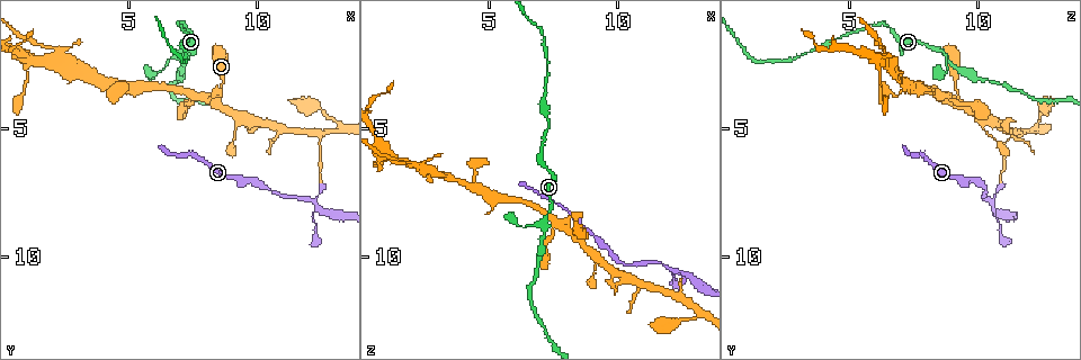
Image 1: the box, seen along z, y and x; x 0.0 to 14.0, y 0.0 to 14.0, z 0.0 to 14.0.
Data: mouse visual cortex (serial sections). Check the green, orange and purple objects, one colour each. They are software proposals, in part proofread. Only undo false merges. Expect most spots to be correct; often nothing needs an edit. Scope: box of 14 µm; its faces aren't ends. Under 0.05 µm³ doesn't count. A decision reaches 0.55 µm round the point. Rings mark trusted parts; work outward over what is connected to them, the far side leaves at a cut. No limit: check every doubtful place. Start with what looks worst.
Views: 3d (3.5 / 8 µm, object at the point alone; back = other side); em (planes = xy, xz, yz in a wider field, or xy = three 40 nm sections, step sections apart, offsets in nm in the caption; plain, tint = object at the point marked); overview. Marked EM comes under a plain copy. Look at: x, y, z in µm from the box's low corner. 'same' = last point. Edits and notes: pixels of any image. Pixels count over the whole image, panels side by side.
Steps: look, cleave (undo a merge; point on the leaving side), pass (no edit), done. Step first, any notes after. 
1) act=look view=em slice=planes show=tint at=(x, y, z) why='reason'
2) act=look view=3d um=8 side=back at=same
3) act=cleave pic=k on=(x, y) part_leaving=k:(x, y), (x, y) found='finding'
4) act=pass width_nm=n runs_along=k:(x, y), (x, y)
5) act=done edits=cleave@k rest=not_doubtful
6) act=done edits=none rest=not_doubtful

act=look view=3d um=8 side=back at=(12.3, 7.9, 10.7) why='branch point'

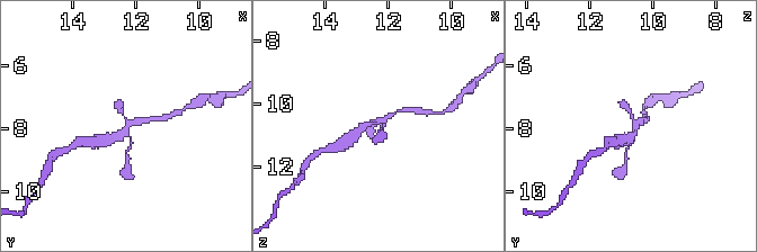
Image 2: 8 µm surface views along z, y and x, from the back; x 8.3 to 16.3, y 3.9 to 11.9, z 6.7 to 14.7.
act=look view=3d um=3.5 at=(12.3, 8.0, 10.5)

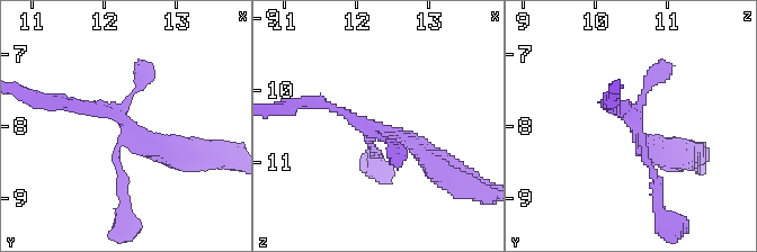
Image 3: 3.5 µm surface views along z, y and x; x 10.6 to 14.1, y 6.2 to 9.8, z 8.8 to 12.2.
act=look view=em slice=xy step=1 show=tint at=(12.30, 8.00, 10.60)

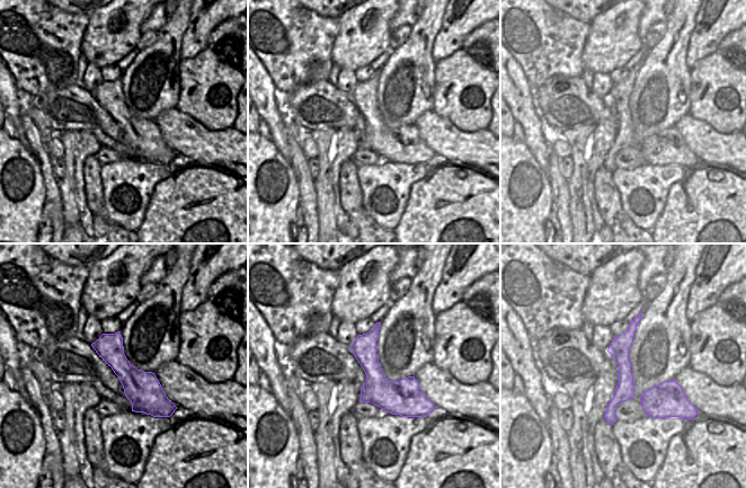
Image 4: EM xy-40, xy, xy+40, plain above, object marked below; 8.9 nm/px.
act=pass width_nm=260 runs_along=4:(636, 321), (611, 420) found='all the same cell'

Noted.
act=look view=3d um=3.5 at=(2.4, 2.4, 6.6) why='side arm on a straight run'

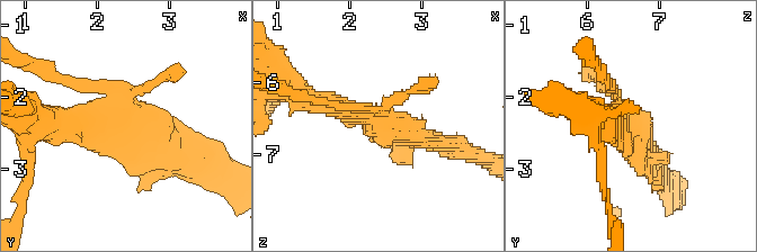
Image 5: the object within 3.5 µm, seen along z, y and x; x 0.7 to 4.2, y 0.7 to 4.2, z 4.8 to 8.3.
act=look view=em slice=xy step=3 show=tint at=(2.45, 2.35, 6.60) why='shape alone is not enough'

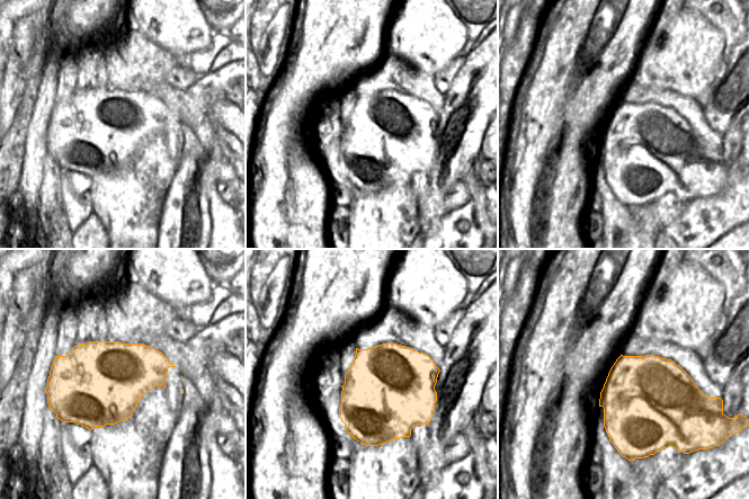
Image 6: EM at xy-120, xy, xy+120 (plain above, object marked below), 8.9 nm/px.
act=cleave pic=5 on=(69, 80) found='a second cell is stuck on'

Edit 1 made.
act=look view=em slice=planes show=tint at=(7.1, 2.0, 8.7) why='a narrow waist'

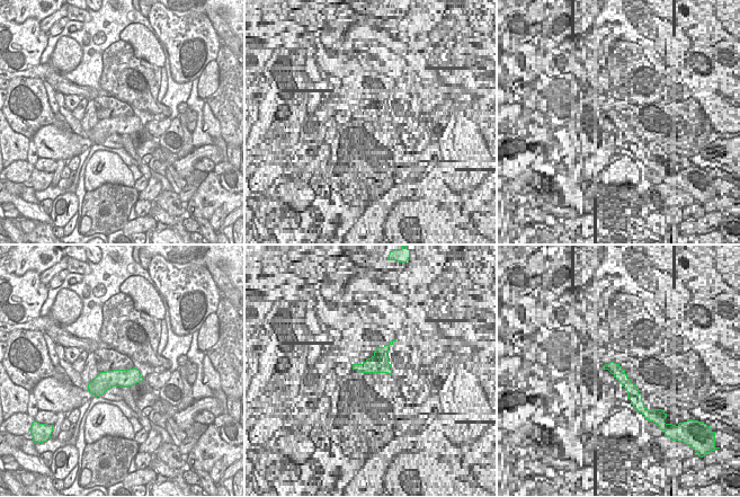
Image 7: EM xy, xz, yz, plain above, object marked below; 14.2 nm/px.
act=look view=3d um=3.5 at=same

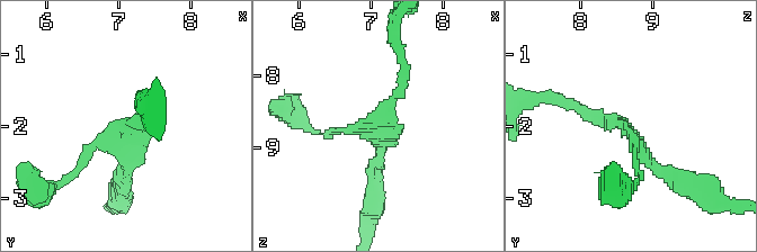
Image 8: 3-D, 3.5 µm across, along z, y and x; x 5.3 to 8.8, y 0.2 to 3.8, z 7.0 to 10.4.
act=pass width_nm=260 runs_along=7:(139, 379), (107, 379), (90, 388) found='all the same cell'

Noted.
act=look view=3d um=3.5 at=(6.9, 1.0, 6.3) why='sharp bend'

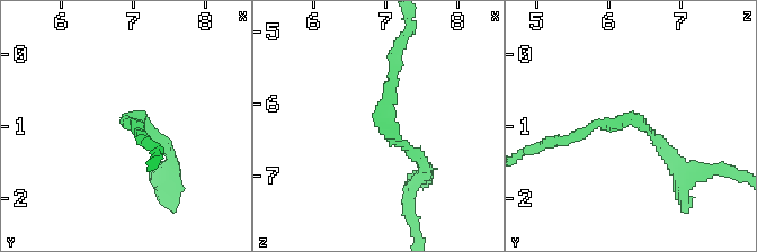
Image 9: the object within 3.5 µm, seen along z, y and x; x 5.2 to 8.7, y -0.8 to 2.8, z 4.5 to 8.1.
act=look view=em slice=xy step=2 show=tint at=(6.95, 0.95, 6.25)

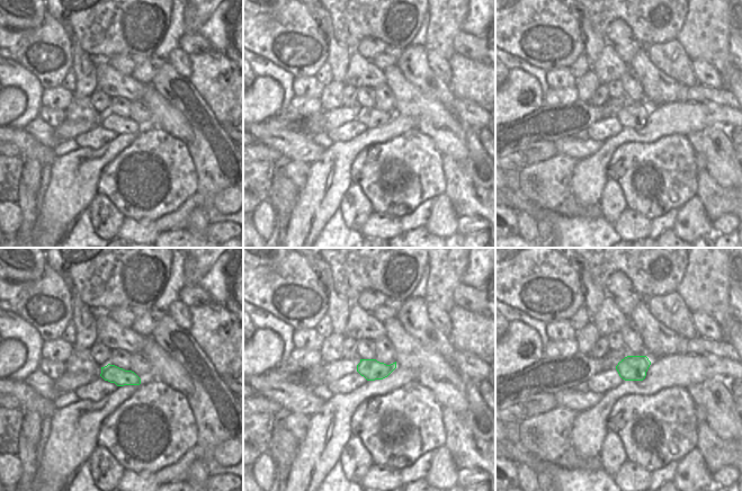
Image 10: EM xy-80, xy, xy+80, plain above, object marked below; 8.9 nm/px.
act=pass arm_widths_nm=150,200 runs_along=9:(422, 169), (384, 123), (394, 51) found='all the same cell'

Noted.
act=done edits=cleave@5 rest=not_doubtful

